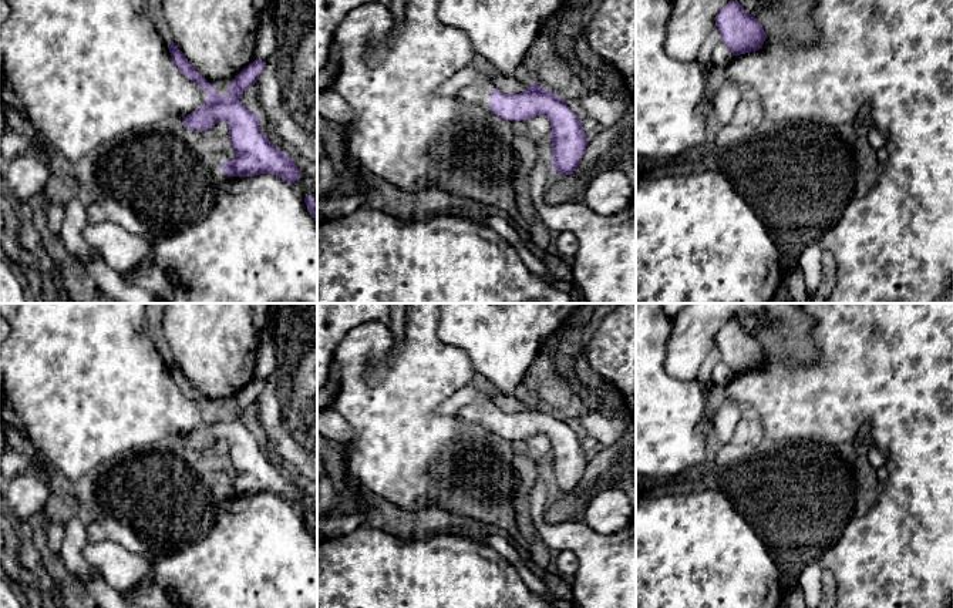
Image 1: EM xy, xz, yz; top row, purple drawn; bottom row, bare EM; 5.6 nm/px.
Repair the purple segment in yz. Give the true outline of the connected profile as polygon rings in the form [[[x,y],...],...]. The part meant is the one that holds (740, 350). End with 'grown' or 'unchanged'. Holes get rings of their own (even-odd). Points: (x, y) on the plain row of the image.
[[[728,320],[715,335],[715,345],[733,374],[757,370],[767,353],[760,340],[747,332],[738,320]]] | unchanged

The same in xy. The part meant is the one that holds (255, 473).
[[[174,360],[168,362],[168,367],[178,389],[208,412],[206,420],[183,437],[185,447],[206,451],[219,440],[229,444],[229,457],[236,476],[222,480],[223,493],[228,496],[272,493],[289,503],[297,500],[300,488],[294,478],[267,458],[260,450],[259,433],[249,430],[242,420],[242,413],[255,404],[266,382],[256,377],[235,396],[228,406],[228,413],[220,414],[215,410],[216,406],[192,386]]] | unchanged

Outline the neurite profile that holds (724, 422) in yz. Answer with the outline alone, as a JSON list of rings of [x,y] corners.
[[[724,400],[715,414],[713,414],[713,434],[723,444],[733,443],[733,437],[745,407]]]

